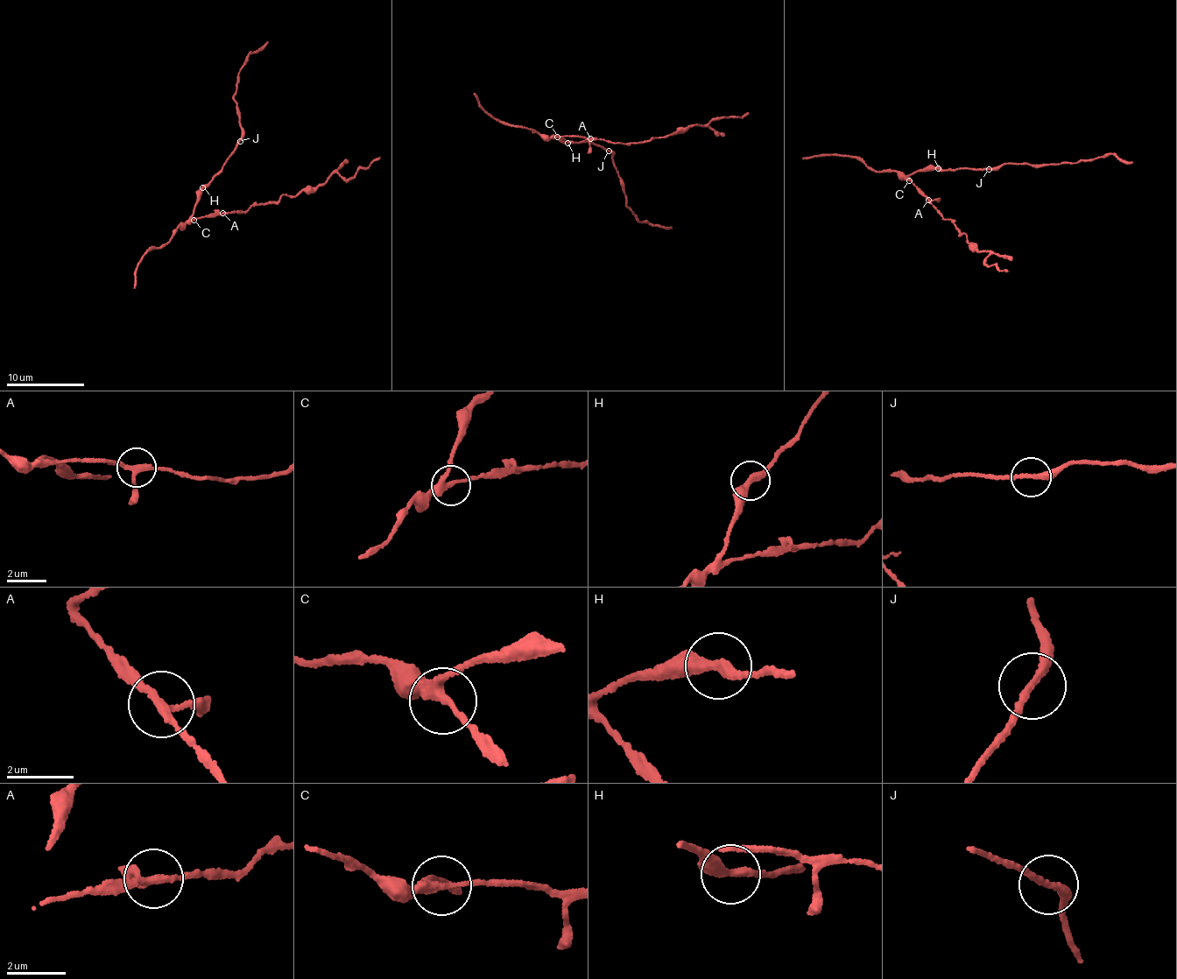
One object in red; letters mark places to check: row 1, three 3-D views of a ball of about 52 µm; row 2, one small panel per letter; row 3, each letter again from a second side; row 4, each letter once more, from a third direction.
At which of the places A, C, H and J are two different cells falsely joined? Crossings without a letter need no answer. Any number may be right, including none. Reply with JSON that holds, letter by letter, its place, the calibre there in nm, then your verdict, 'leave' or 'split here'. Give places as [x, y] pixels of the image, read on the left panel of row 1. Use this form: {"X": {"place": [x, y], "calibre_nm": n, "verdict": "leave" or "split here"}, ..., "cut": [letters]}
{"A": {"place": [222, 213], "calibre_nm": 200, "verdict": "leave"}, "C": {"place": [193, 220], "calibre_nm": 260, "verdict": "leave"}, "H": {"place": [202, 187], "calibre_nm": 300, "verdict": "leave"}, "J": {"place": [240, 141], "calibre_nm": 220, "verdict": "leave"}, "cut": []}

